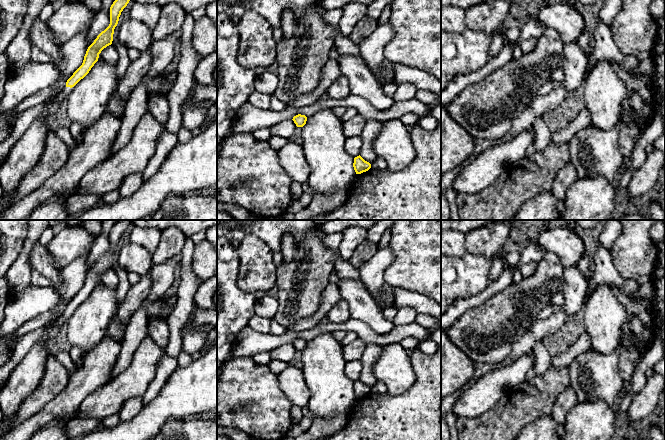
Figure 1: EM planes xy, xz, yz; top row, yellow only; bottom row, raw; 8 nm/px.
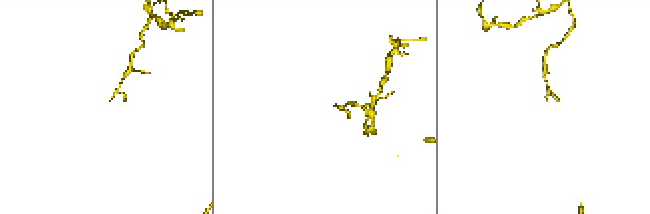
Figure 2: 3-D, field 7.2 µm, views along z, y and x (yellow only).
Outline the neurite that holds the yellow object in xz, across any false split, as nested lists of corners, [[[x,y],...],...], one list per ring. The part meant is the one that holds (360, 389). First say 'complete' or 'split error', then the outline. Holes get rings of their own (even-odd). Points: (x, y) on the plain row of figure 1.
complete; [[[360,379],[354,382],[353,387],[356,398],[361,398],[368,395],[371,392],[371,388],[365,385]]]

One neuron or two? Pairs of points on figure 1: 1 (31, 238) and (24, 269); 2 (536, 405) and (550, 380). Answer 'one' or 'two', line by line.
1: one
2: one

